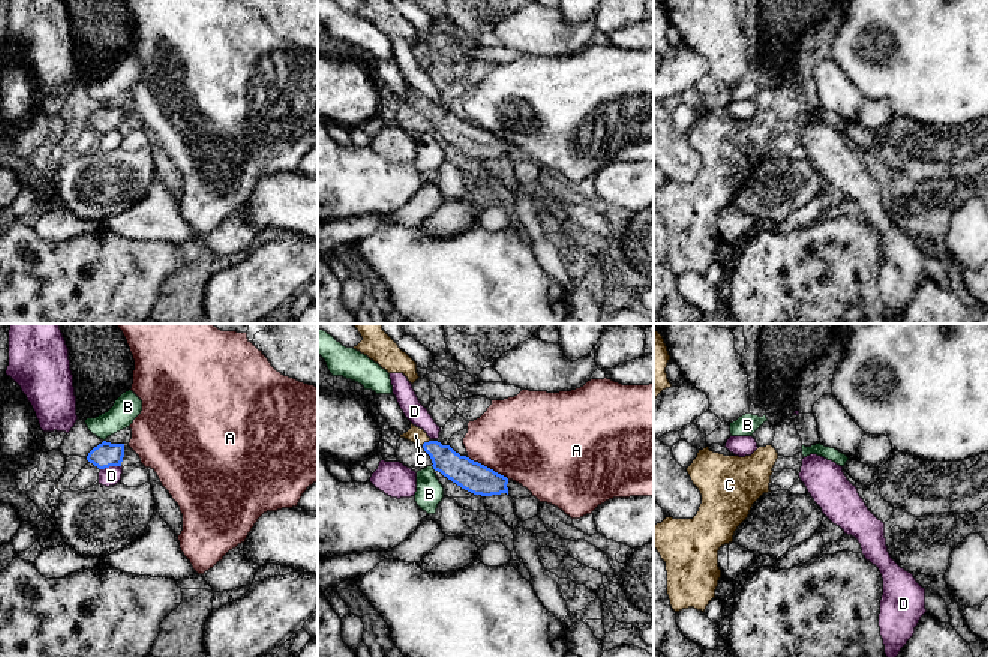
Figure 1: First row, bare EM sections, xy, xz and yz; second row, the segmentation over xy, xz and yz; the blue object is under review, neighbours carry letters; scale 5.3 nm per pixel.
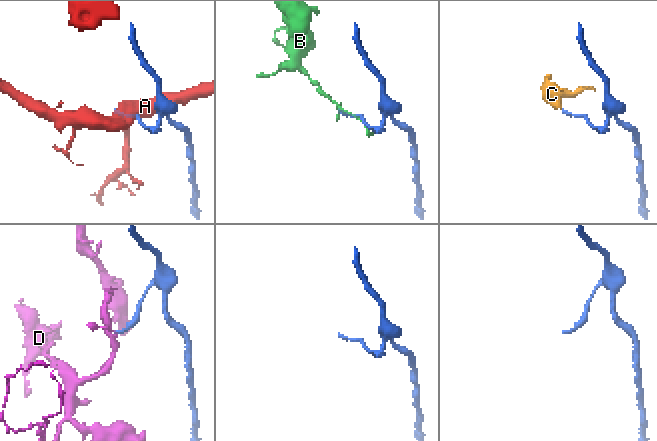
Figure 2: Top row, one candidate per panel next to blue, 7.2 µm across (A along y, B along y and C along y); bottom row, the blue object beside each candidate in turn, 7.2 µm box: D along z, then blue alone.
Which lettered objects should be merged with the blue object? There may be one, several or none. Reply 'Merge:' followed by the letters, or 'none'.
Merge: C

